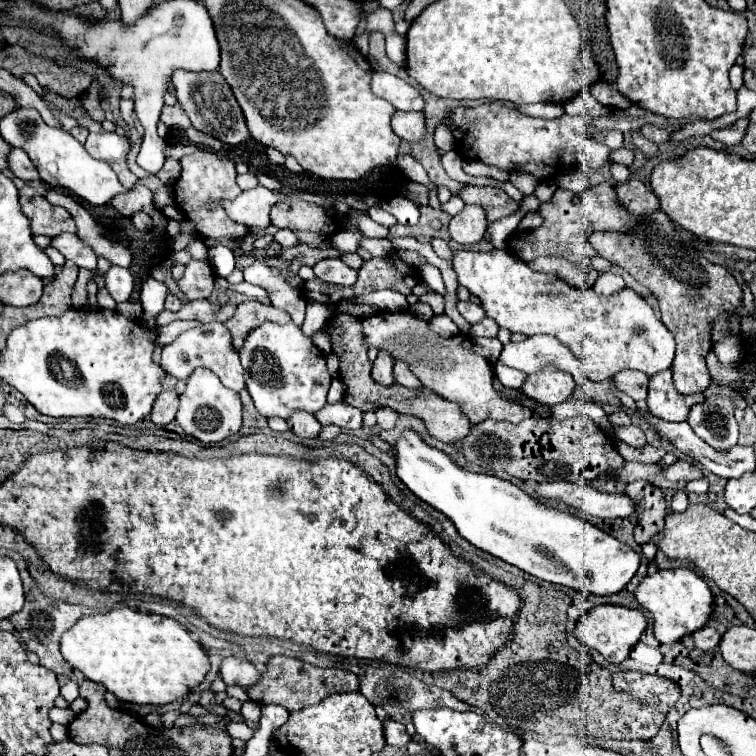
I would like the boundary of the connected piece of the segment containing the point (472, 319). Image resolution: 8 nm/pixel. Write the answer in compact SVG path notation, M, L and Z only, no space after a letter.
M458 302L458 312L460 312L460 314L466 318L466 322L470 322L470 324L476 324L476 322L480 322L480 320L484 318L482 306L472 304L472 302Z

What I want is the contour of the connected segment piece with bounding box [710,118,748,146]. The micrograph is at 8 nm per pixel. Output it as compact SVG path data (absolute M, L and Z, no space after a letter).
M742 118L742 120L736 120L734 124L726 126L726 128L720 128L720 130L712 130L712 140L716 142L722 142L726 146L736 146L742 142L744 138L744 132L746 132L746 126L748 126L748 118Z

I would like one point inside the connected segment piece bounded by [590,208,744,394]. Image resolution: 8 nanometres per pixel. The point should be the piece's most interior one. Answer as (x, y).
(692, 292)

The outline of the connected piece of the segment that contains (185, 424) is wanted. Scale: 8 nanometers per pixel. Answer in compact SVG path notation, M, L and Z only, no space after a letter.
M196 368L188 382L186 390L180 396L180 406L176 412L176 422L184 428L184 432L204 444L218 444L228 436L236 434L242 426L242 404L240 396L226 388L218 376L206 368Z

